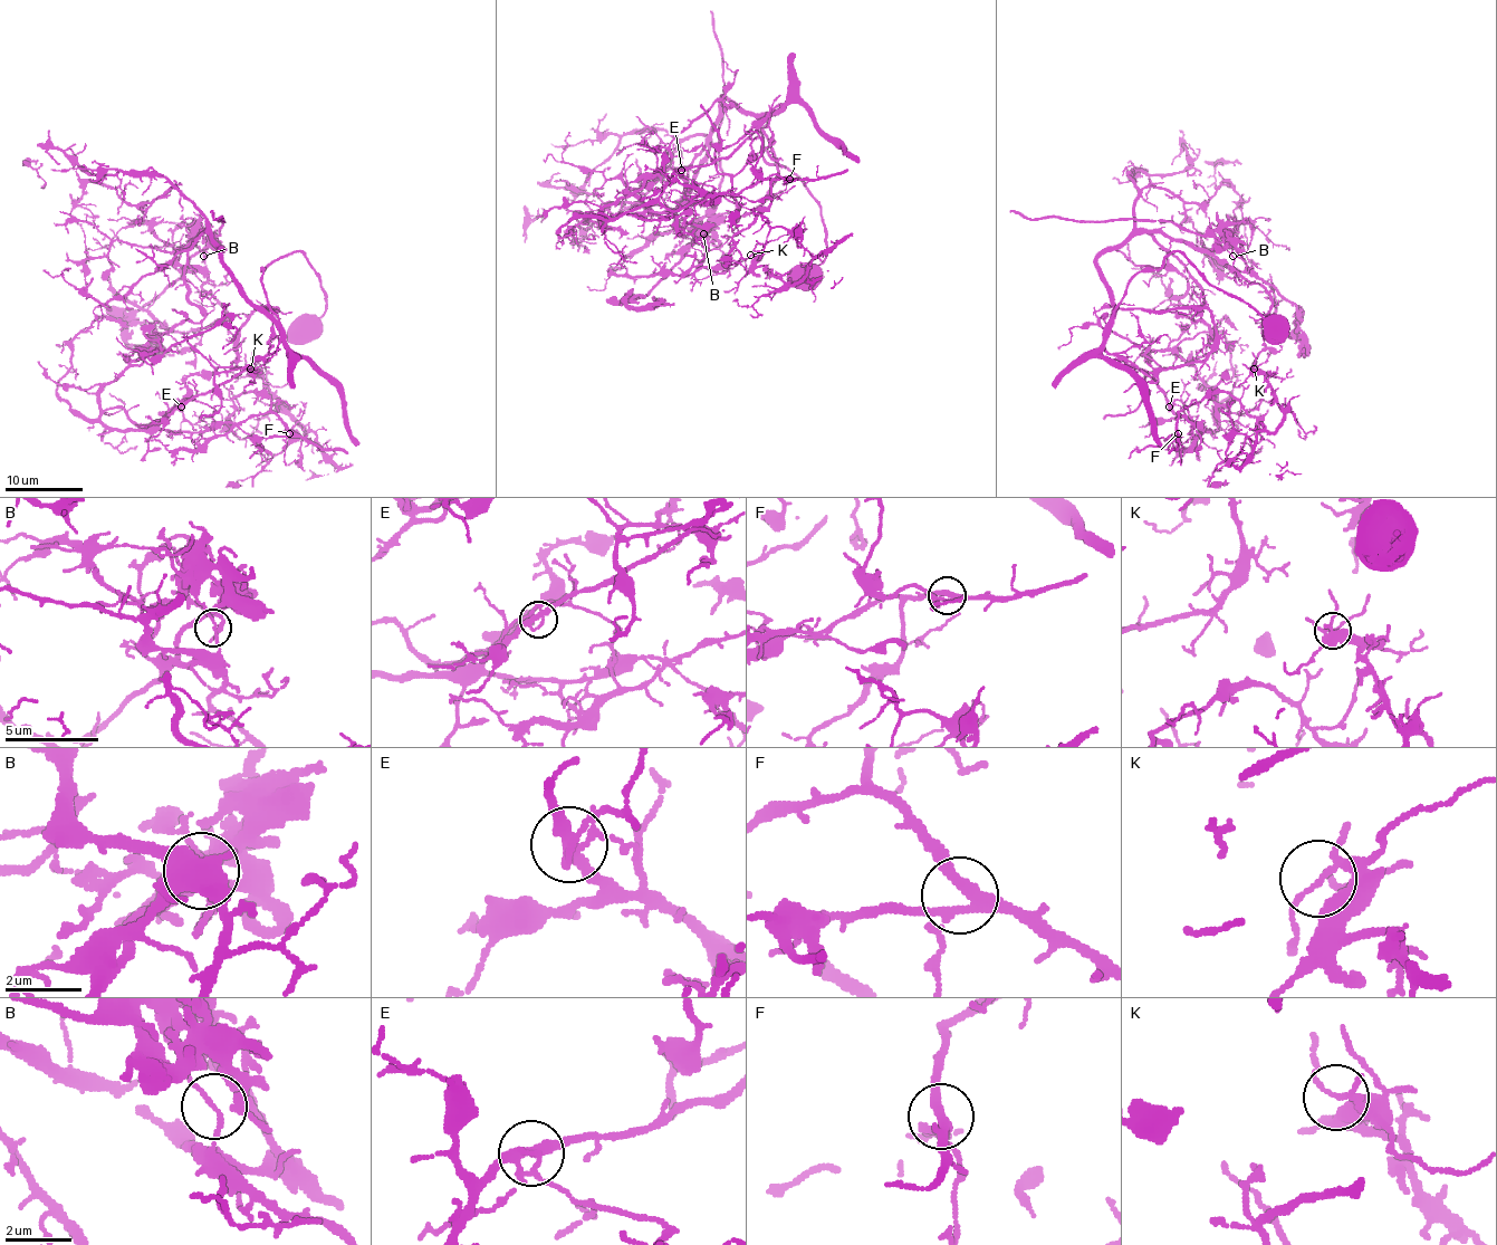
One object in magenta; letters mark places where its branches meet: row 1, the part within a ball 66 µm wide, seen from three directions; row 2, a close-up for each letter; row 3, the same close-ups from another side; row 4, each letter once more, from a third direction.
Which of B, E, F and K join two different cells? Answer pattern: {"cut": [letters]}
{"cut": ["B", "E"]}

